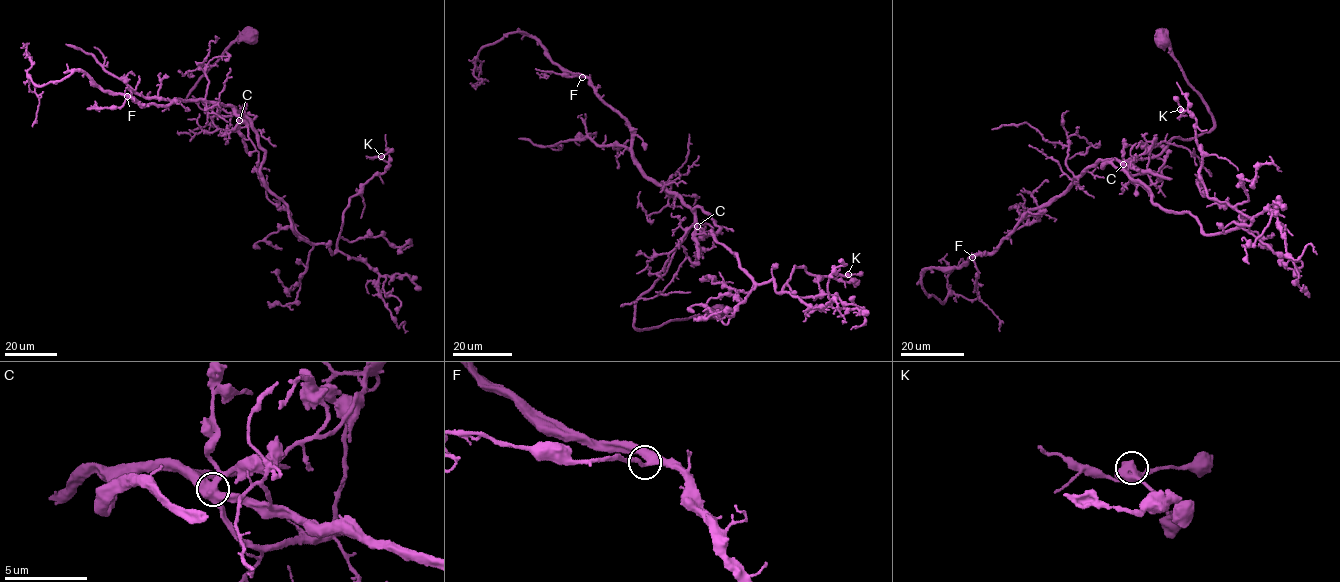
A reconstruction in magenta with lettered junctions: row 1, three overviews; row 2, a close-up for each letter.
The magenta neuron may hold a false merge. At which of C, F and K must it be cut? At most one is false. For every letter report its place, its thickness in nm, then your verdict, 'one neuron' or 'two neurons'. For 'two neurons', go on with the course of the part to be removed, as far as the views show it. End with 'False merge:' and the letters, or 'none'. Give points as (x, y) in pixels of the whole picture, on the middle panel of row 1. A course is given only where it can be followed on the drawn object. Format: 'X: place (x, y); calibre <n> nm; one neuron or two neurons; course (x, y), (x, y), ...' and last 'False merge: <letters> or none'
C: place (697, 226); calibre 550 nm; two neurons; course (696, 226), (700, 235), (696, 259), (692, 262), (689, 258)
F: place (582, 77); calibre 440 nm; one neuron
K: place (848, 274); calibre 500 nm; one neuron
False merge: C

